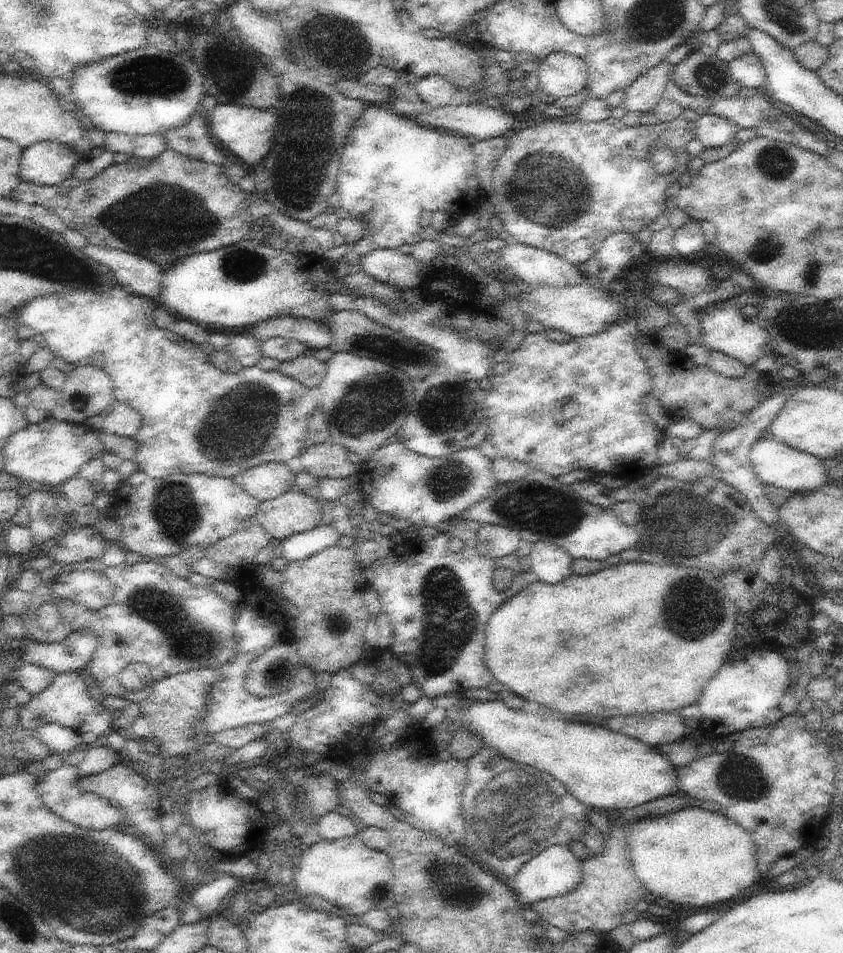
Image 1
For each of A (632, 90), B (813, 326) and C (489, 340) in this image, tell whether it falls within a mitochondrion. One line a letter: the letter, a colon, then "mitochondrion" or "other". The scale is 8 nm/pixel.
A: other
B: mitochondrion
C: other

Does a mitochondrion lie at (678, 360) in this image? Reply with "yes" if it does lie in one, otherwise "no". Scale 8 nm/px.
no

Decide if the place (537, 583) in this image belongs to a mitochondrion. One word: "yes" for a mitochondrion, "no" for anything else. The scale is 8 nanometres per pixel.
no

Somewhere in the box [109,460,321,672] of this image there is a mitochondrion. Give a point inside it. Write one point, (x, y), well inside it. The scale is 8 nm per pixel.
(189, 642)

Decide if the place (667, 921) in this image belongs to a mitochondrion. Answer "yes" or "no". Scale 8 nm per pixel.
no

